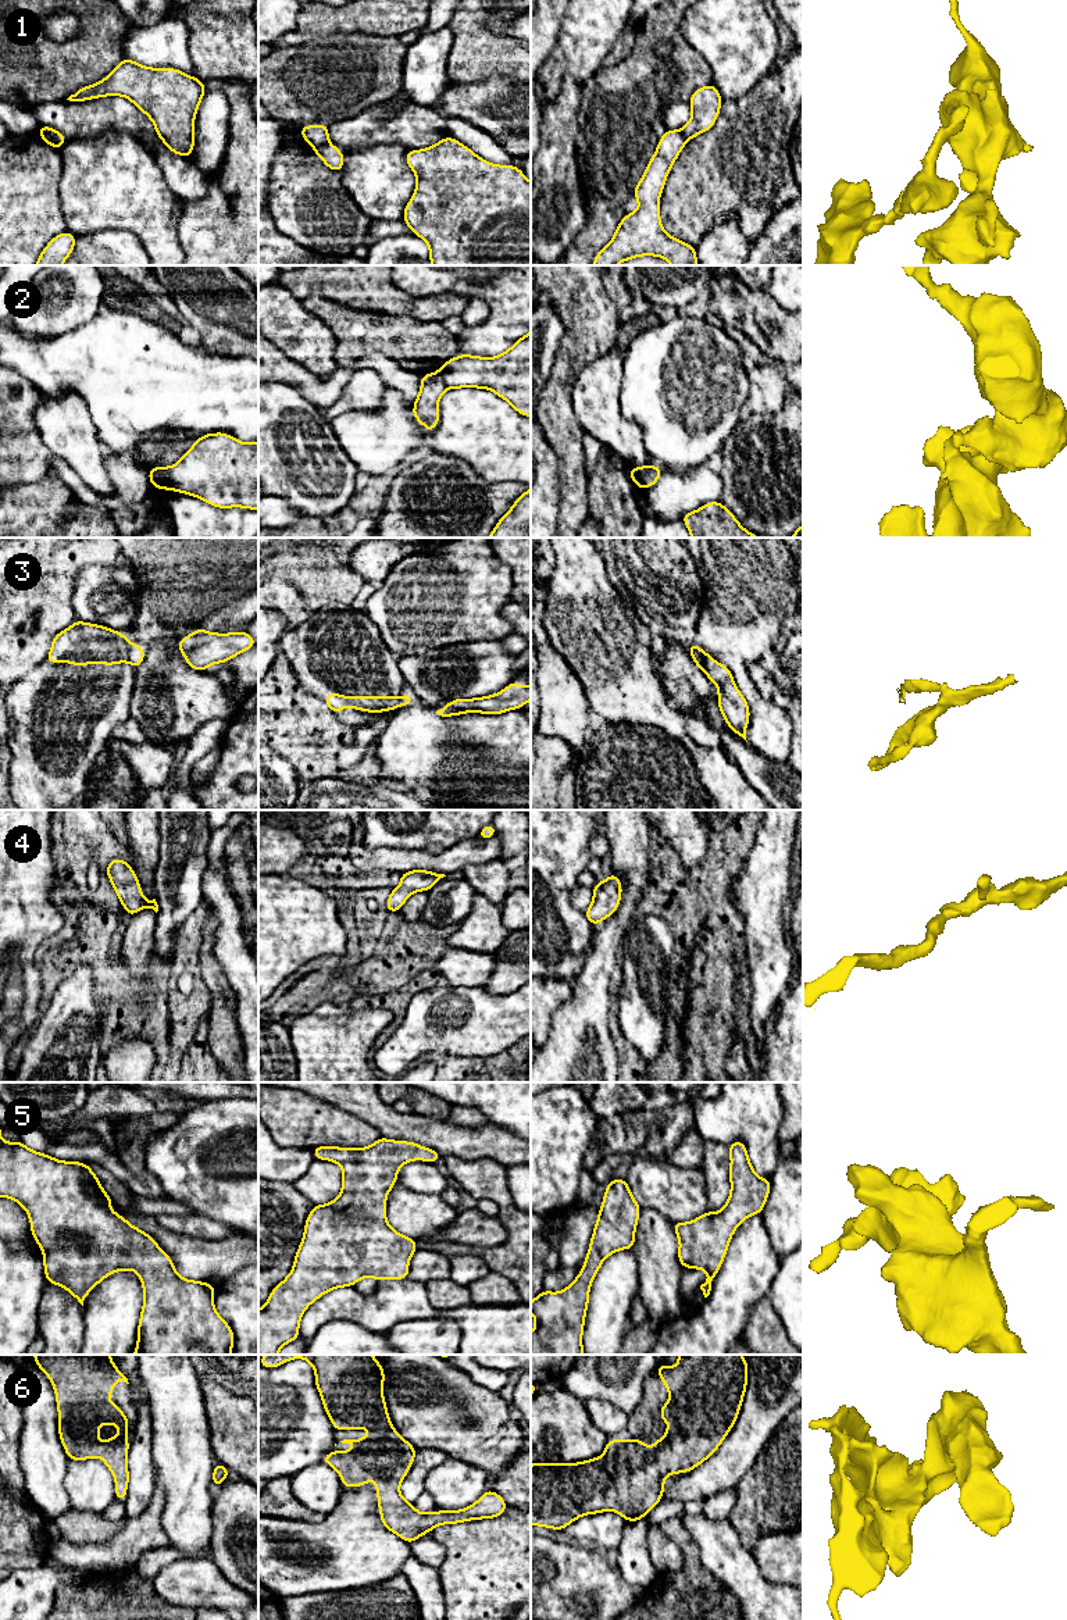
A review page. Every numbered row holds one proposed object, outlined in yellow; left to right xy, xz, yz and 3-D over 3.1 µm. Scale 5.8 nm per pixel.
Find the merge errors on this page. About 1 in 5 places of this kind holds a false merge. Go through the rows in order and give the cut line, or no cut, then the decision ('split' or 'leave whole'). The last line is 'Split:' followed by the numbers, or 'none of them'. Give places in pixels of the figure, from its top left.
1: cut xy (39, 132), (47, 134), (61, 145); split
2: cut xy (168, 467), (170, 488); split
3: cut xy (129, 643), (127, 660); split
4: cut none; leave whole
5: cut none; leave whole
6: cut none; leave whole
Split: 1, 2, 3

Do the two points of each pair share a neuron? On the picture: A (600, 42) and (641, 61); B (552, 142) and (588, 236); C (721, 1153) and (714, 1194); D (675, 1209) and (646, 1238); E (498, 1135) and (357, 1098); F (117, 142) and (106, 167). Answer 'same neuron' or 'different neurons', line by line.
A: different neurons
B: different neurons
C: same neuron
D: different neurons
E: same neuron
F: same neuron

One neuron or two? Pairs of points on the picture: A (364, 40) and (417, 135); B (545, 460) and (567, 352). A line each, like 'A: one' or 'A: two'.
A: two
B: two

